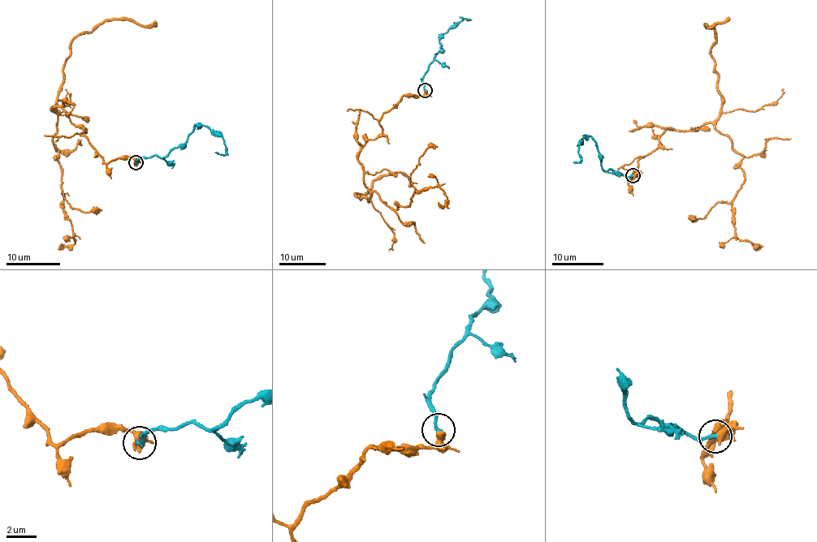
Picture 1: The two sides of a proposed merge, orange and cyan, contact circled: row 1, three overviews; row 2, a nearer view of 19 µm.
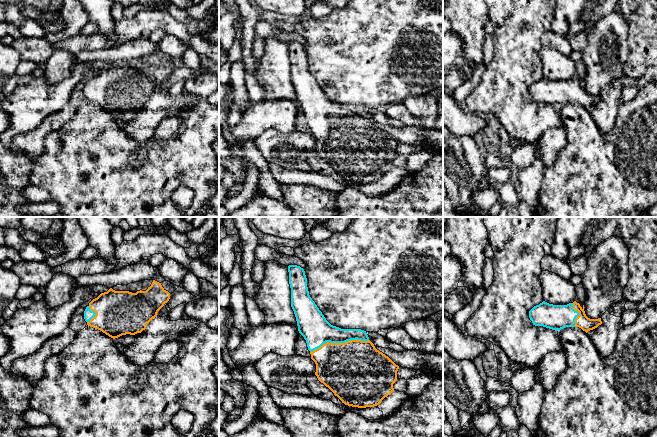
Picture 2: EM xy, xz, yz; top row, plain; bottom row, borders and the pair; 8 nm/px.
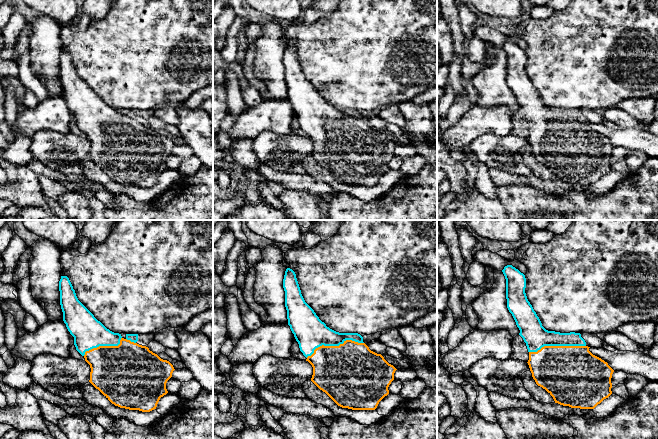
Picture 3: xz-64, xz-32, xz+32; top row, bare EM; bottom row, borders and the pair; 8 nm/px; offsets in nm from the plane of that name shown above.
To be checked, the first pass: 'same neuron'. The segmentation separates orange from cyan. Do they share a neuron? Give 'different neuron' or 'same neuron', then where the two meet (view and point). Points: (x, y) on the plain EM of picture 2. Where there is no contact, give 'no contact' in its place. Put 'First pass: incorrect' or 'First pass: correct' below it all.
same neuron | xz (339, 119)
First pass: correct

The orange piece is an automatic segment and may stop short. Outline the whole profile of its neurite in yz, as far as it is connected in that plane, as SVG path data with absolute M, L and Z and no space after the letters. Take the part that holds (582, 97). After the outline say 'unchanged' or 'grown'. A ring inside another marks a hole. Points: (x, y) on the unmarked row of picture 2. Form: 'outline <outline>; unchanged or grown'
outline M543 77L529 87L529 94L533 101L555 107L565 103L579 103L587 109L602 100L601 94L588 94L584 81L581 83L576 77L567 81L553 81Z; grown

